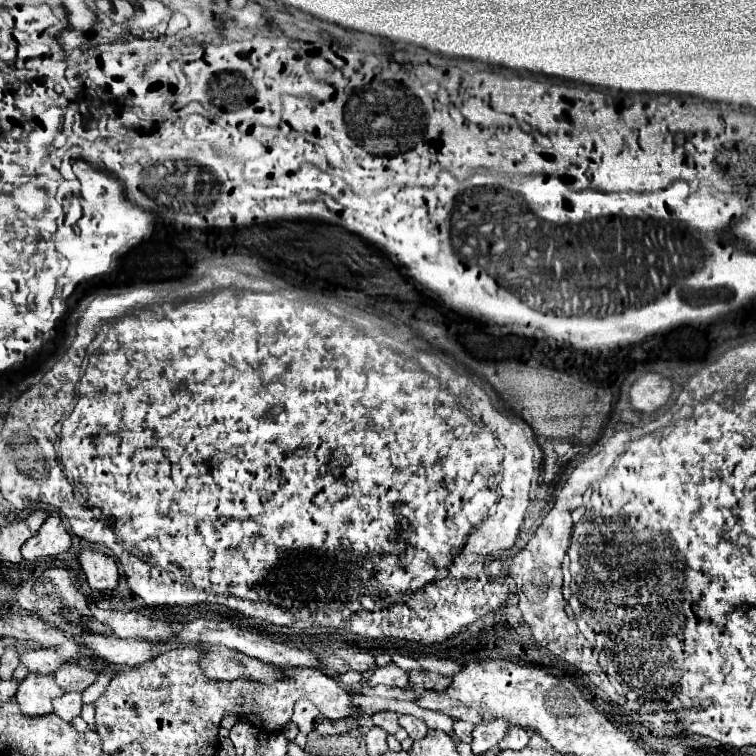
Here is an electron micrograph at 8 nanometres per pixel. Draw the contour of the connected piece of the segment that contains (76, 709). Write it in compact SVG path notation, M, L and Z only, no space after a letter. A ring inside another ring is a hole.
M64 693L62 697L52 701L54 713L64 719L64 721L72 721L74 717L80 715L82 709L82 701L80 701L80 693Z

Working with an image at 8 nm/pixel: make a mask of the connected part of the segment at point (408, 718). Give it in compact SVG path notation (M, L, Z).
M400 715L400 727L404 727L410 735L410 739L418 741L418 739L424 739L426 733L428 733L428 727L422 719L416 719L412 715Z

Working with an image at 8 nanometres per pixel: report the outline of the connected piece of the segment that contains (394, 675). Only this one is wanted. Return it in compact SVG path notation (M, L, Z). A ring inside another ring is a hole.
M390 663L386 667L376 669L370 677L366 675L366 683L368 685L388 685L388 687L408 687L408 673L404 669L400 669L398 665Z

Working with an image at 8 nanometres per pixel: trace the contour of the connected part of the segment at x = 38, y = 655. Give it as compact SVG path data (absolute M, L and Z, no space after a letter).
M32 649L32 651L24 651L24 653L20 653L20 663L30 673L36 673L36 675L46 675L46 673L56 671L58 667L64 667L64 661L52 649Z

